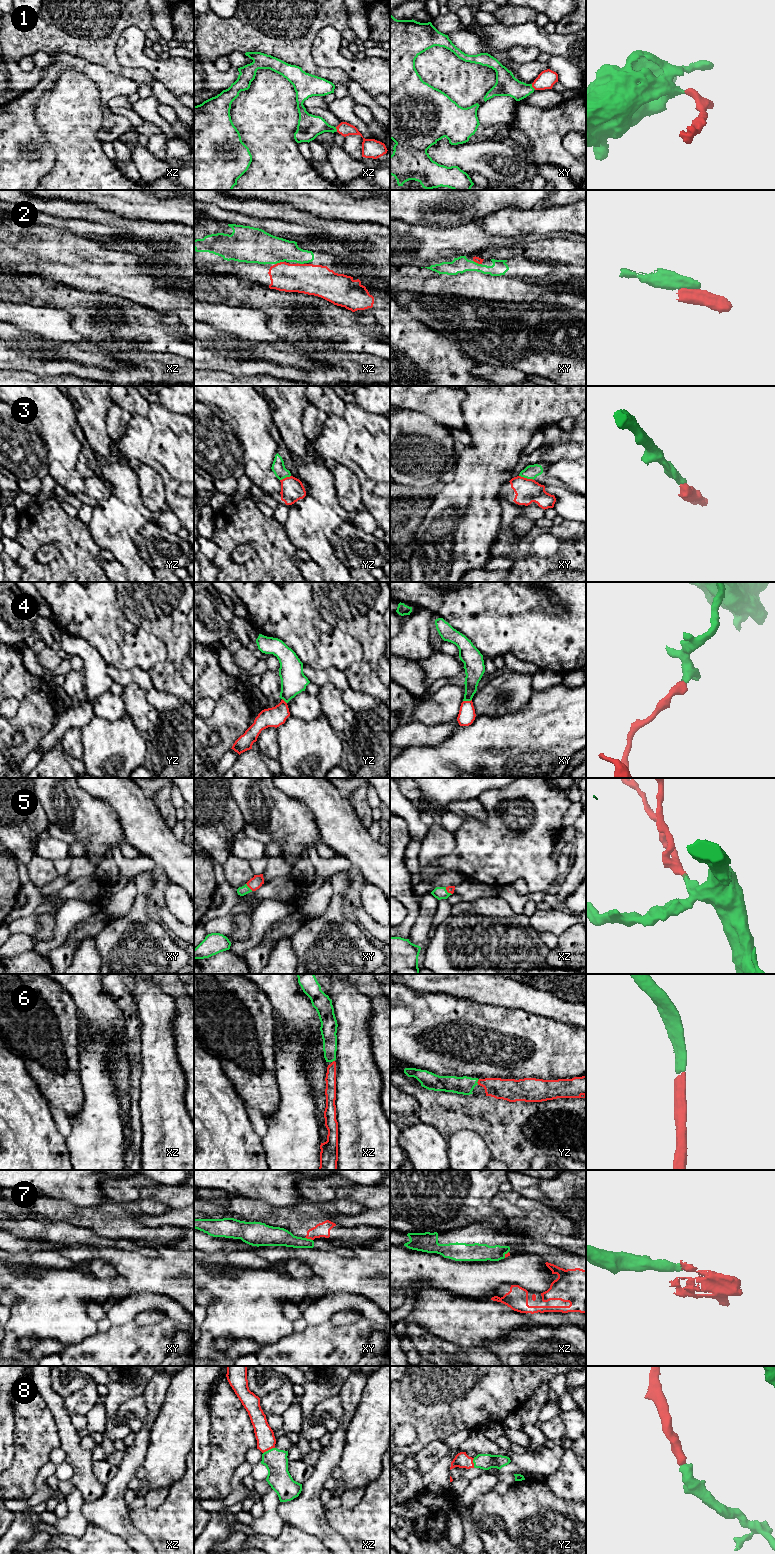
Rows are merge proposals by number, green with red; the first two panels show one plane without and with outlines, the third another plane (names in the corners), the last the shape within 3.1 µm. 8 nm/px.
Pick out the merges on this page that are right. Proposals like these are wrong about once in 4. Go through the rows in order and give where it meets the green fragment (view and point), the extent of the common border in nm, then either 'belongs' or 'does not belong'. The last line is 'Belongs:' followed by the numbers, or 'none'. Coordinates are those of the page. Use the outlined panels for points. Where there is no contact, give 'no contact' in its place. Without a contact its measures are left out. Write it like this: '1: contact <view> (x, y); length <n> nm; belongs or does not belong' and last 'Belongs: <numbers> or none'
1: contact xy (532, 87); length 60 nm; belongs
2: contact xz (279, 262); length 80 nm; belongs
3: contact xy (526, 477); length 130 nm; does not belong
4: contact xy (467, 700); length 70 nm; belongs
5: contact xy (248, 887); length 80 nm; belongs
6: contact yz (477, 1081); length 50 nm; belongs
7: contact xy (309, 1239); length 70 nm; does not belong
8: contact xz (268, 1450); length 110 nm; belongs
Belongs: 1, 2, 4, 5, 6, 8

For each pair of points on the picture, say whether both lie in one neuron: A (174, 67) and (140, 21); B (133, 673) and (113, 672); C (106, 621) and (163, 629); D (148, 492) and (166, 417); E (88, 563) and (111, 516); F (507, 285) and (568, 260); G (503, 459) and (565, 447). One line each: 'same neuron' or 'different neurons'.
A: different neurons
B: same neuron
C: different neurons
D: different neurons
E: different neurons
F: different neurons
G: different neurons

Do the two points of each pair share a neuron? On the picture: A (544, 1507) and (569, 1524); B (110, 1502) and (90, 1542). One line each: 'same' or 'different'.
A: same
B: different

